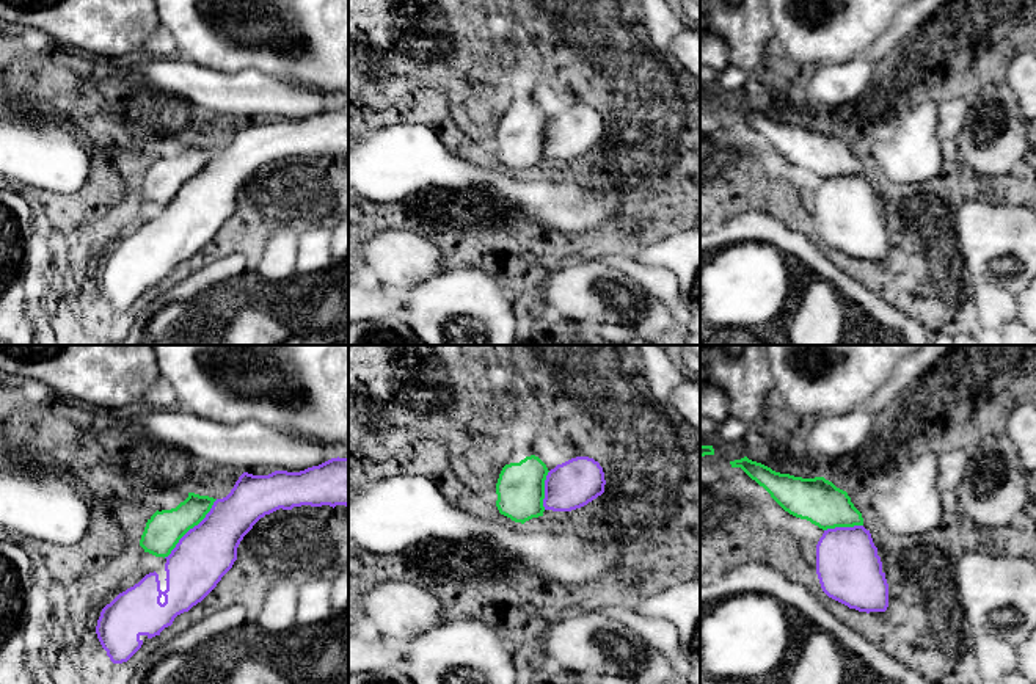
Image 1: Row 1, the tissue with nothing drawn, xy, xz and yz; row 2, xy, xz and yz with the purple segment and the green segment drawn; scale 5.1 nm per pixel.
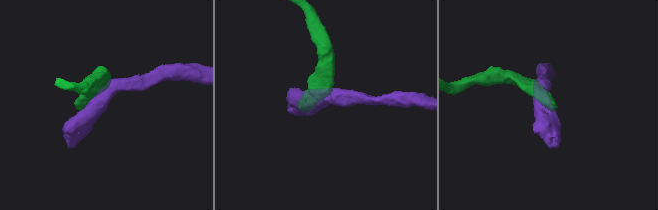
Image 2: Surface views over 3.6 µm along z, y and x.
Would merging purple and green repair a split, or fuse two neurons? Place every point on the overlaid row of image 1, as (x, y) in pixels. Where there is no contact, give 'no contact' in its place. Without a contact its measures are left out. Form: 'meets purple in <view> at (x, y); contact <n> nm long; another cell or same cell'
meets purple in xy at (190, 529); contact 400 nm long; same cell

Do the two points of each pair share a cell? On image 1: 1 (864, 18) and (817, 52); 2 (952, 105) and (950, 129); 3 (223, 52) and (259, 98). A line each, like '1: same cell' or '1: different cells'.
1: same cell
2: same cell
3: different cells

